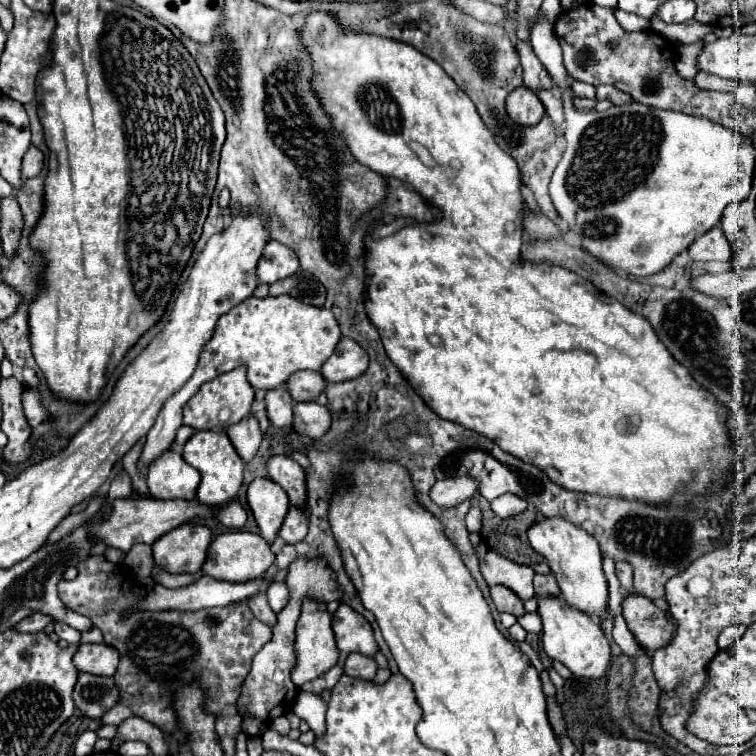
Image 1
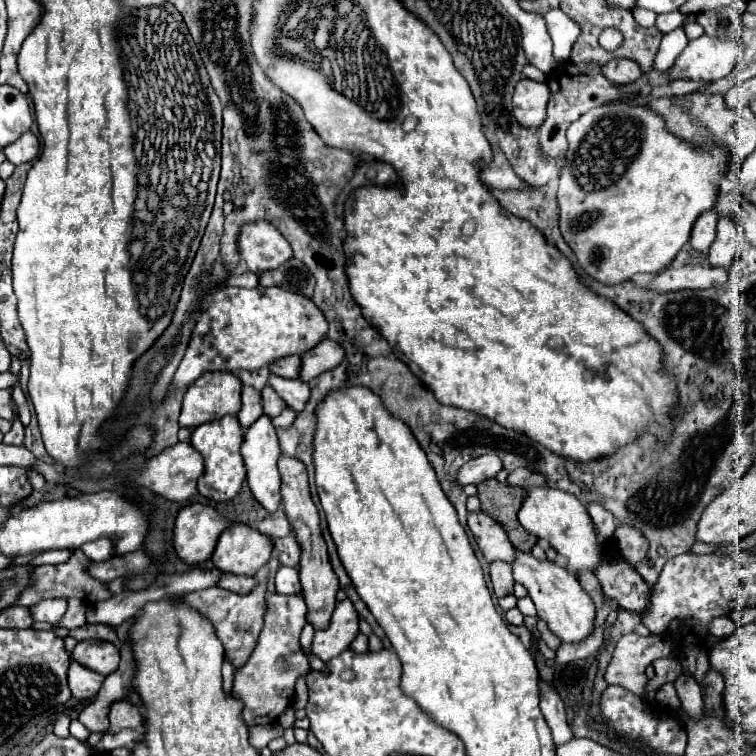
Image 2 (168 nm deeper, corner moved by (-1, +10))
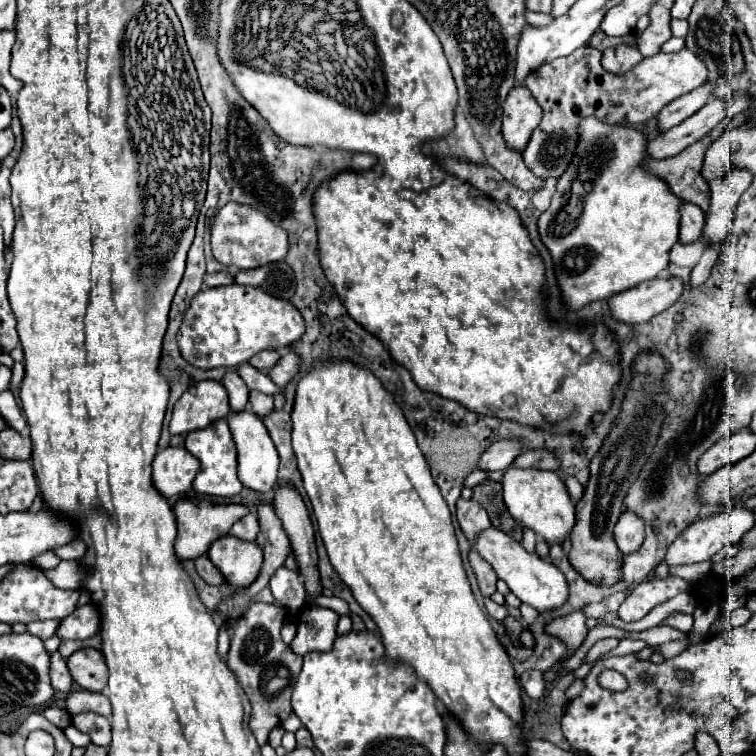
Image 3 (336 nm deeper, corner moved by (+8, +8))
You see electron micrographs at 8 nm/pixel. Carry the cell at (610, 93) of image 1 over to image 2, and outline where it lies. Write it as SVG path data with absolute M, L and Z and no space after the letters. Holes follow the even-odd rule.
M614 59L614 61L608 61L602 67L602 73L604 73L604 77L608 77L608 81L612 81L616 85L634 83L642 75L638 63L636 61L630 61L630 59Z

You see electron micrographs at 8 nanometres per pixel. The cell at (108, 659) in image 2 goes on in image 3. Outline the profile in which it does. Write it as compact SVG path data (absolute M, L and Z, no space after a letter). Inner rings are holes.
M79 649L67 659L73 681L87 691L103 691L107 685L107 665L99 651Z

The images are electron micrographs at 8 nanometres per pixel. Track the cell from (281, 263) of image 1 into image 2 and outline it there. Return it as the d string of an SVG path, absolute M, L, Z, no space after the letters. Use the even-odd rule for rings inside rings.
M252 221L244 225L238 243L248 269L258 275L280 267L292 257L290 243L266 221Z

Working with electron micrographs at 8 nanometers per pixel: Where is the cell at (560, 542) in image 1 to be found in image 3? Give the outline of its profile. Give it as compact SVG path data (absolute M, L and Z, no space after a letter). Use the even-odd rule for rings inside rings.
M507 469L503 475L503 501L523 527L531 527L537 535L543 535L549 545L565 541L575 525L575 505L565 489L565 483L559 479L555 471L539 471L539 469Z

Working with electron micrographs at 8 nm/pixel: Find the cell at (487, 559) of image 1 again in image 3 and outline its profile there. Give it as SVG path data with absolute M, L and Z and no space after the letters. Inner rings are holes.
M457 499L457 521L469 541L475 539L479 531L491 527L487 511L473 499Z

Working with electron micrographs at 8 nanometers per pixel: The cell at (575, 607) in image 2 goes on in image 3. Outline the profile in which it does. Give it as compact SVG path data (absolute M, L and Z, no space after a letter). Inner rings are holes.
M489 527L487 531L481 531L471 547L495 569L497 577L503 579L523 603L535 607L537 611L549 611L553 607L561 607L567 601L569 587L565 575L553 563L547 563L539 555L525 551L521 543L517 543L497 527Z

